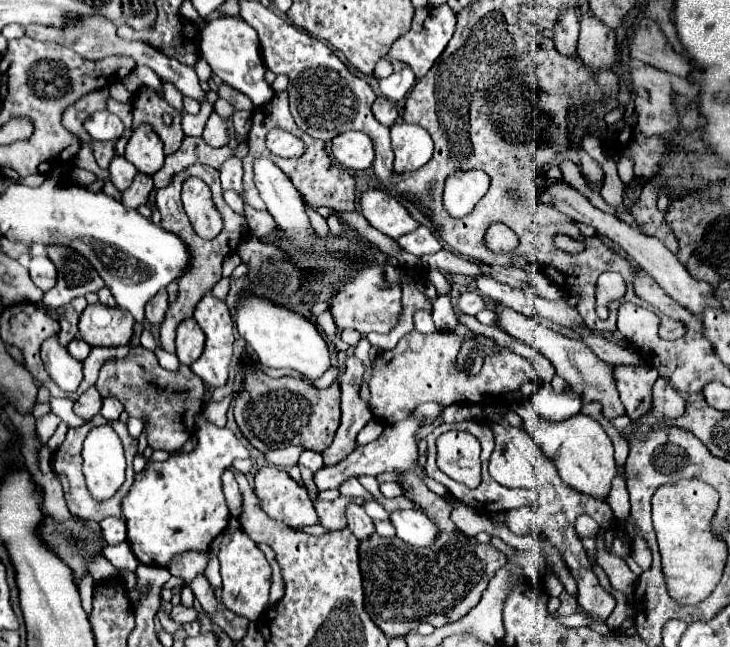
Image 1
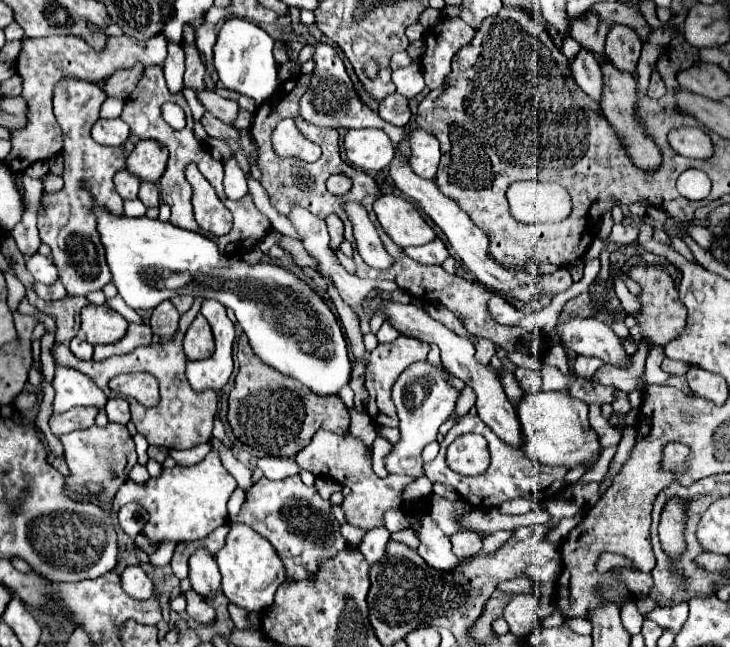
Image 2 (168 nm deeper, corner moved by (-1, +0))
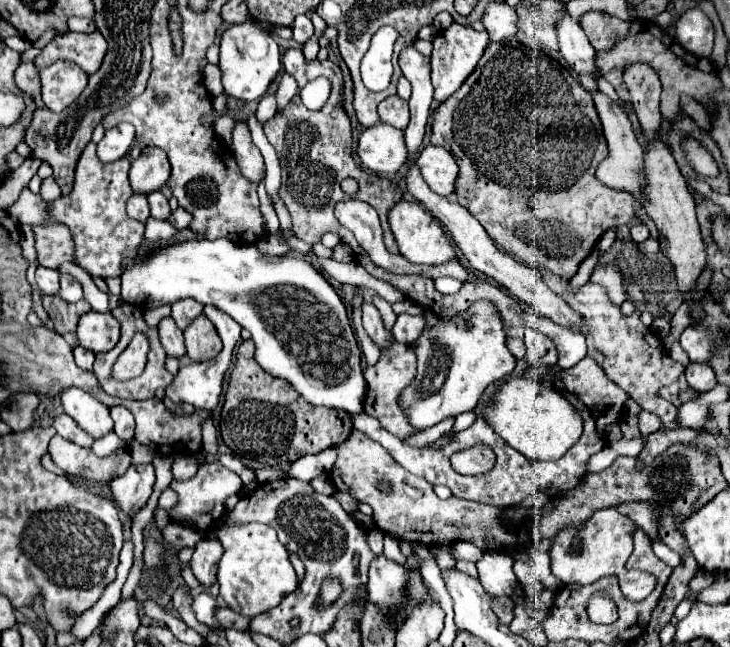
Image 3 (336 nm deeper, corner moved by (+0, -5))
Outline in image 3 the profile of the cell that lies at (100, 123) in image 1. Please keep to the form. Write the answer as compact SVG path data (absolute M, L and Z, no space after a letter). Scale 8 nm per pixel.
M117 124L109 130L105 130L105 136L103 140L97 144L97 156L103 160L103 162L113 162L113 160L119 160L123 158L131 144L135 140L135 130L133 126L129 124Z

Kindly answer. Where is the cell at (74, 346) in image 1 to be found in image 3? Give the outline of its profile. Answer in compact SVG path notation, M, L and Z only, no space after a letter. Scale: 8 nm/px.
M77 346L73 348L73 356L75 356L75 362L79 368L83 370L93 370L93 362L95 362L95 354L91 350L85 350L83 346Z

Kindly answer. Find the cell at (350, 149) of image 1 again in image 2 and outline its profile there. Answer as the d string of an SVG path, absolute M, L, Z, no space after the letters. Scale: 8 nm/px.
M350 129L344 147L350 165L368 173L386 169L394 159L394 145L382 129Z

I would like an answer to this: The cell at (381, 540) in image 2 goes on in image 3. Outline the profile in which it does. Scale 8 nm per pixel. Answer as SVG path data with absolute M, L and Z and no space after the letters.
M379 554L369 566L367 592L371 602L395 612L405 602L405 568L385 554Z

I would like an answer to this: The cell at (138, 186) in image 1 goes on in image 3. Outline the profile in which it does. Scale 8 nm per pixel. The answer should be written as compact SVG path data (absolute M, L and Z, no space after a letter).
M151 192L151 194L147 196L147 200L149 200L151 216L157 218L157 220L167 220L167 216L171 214L169 204L167 204L167 198L165 198L161 192Z

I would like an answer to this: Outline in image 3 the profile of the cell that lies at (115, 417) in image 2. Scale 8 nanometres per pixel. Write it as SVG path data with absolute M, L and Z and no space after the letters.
M113 406L111 408L111 418L115 422L115 434L123 440L131 440L133 438L133 430L135 430L135 418L133 414L125 408L125 406Z

